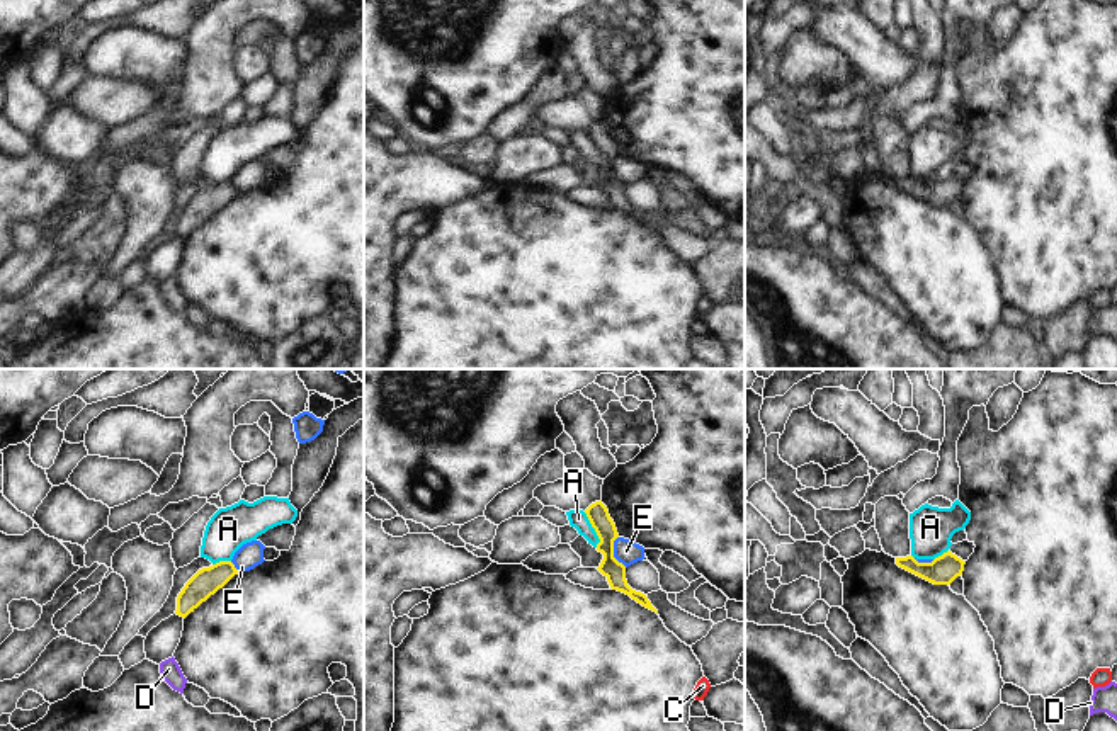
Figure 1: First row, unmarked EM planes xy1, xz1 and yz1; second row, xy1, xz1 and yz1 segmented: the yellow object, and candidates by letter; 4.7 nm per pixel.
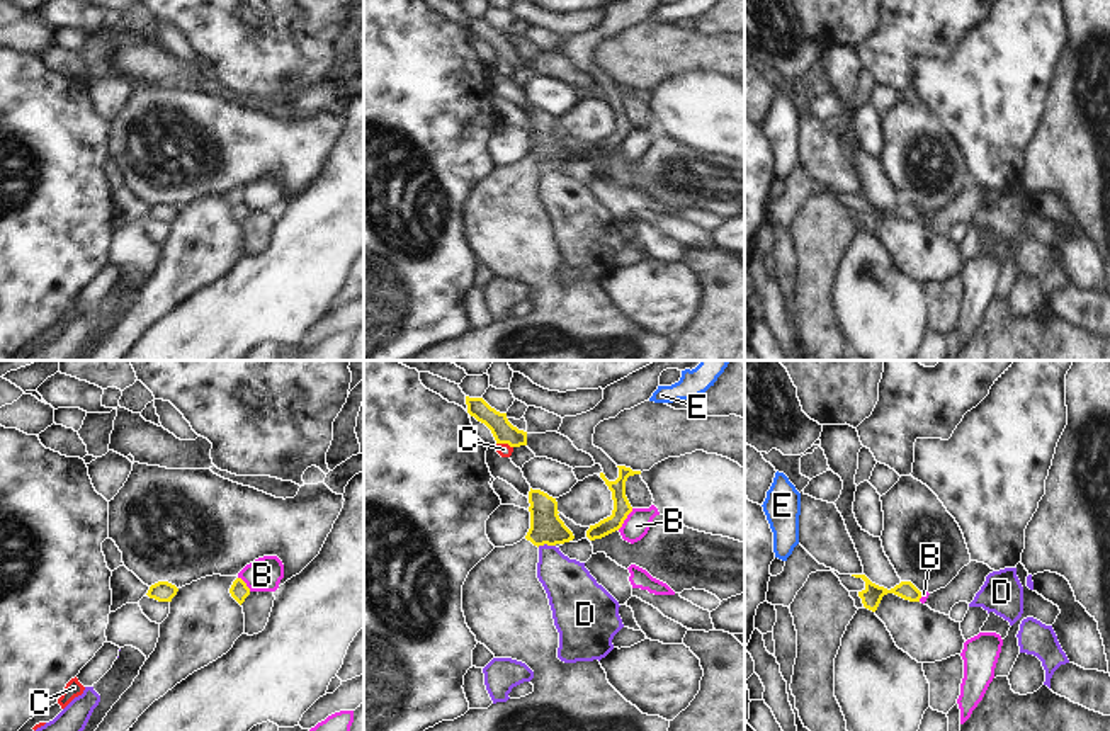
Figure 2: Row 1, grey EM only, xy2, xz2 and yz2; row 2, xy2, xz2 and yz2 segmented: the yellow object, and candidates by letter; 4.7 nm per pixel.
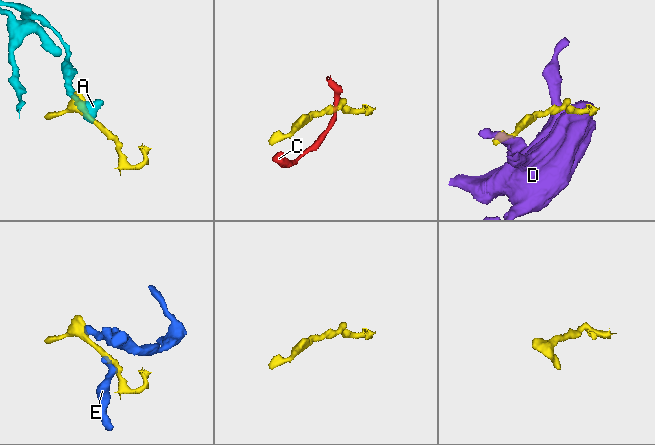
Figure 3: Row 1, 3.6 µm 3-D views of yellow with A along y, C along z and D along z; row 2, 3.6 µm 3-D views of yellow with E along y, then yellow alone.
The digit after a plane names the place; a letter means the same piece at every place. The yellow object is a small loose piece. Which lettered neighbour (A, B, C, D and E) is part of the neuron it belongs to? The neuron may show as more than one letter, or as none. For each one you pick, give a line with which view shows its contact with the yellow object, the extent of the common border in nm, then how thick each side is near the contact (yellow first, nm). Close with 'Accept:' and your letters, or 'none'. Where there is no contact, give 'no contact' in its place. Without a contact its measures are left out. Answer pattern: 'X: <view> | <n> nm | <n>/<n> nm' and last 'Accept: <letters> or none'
Accept: none

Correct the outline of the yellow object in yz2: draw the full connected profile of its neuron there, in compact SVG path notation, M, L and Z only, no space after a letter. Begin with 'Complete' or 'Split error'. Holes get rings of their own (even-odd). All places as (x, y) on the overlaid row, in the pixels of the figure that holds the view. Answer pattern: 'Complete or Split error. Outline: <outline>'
Split error. Outline: M801 544L787 558L784 571L770 576L767 602L772 605L790 607L797 592L804 586L811 573L833 571L848 592L857 592L865 609L875 612L882 597L894 593L909 602L920 602L921 592L911 581L901 581L887 590L872 583L865 575L840 575L838 571L819 564Z

